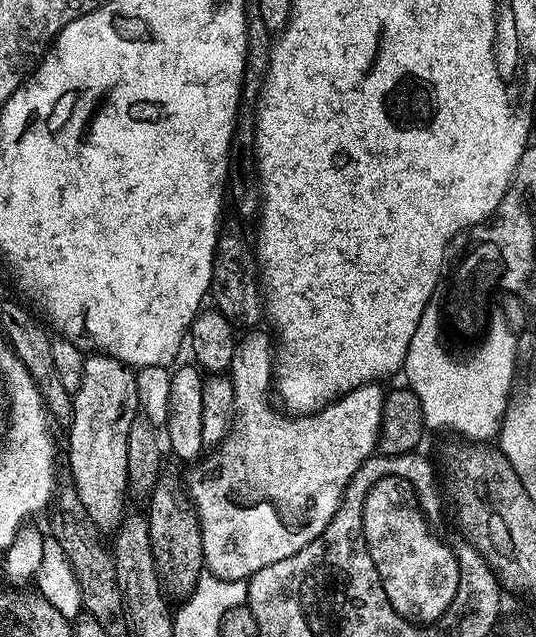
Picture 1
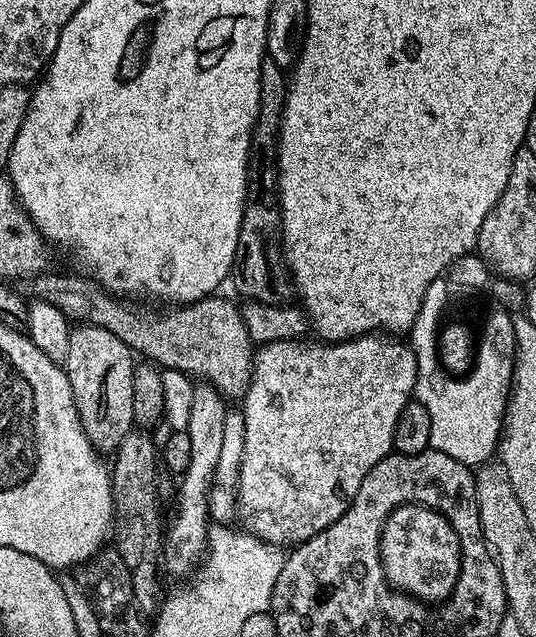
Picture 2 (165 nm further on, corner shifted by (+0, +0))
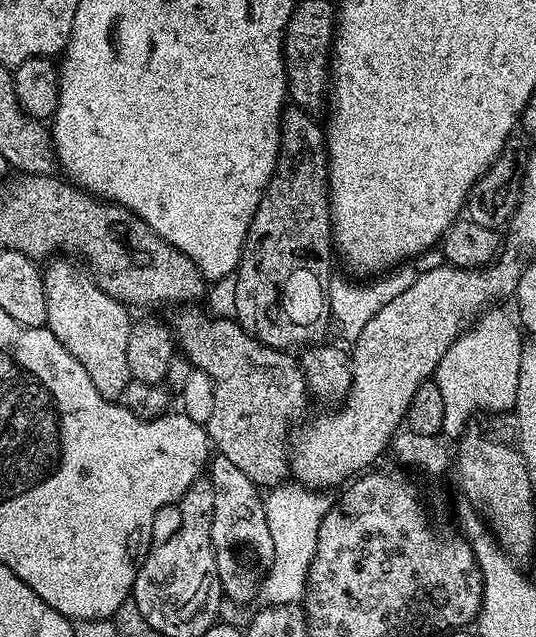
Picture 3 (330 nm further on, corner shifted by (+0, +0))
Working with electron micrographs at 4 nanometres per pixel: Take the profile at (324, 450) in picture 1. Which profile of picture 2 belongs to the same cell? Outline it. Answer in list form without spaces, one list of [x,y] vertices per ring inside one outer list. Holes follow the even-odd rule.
[[[369,334],[366,336],[358,336],[341,340],[339,342],[329,343],[327,346],[328,353],[325,356],[319,356],[316,352],[303,352],[300,349],[301,341],[294,340],[275,340],[269,344],[261,344],[255,349],[254,363],[252,365],[252,382],[248,386],[247,392],[242,397],[242,411],[244,413],[244,457],[242,458],[242,470],[240,471],[240,491],[238,493],[238,516],[249,533],[254,536],[259,536],[262,540],[267,540],[270,544],[279,544],[281,546],[295,546],[301,544],[304,540],[308,540],[314,534],[318,534],[322,530],[326,530],[326,526],[330,526],[337,520],[344,511],[350,506],[350,502],[354,498],[354,494],[358,494],[358,486],[362,486],[362,478],[366,478],[366,474],[370,474],[370,470],[374,470],[374,466],[378,466],[378,462],[382,462],[382,458],[386,458],[393,451],[392,439],[394,438],[394,426],[398,426],[398,414],[408,405],[408,401],[413,399],[416,391],[416,375],[418,374],[418,366],[416,365],[416,351],[413,350],[411,343],[402,341],[392,334]],[[300,368],[324,368],[324,372],[320,372],[316,376],[316,384],[312,380],[308,380],[308,376],[304,372],[300,372]]]

